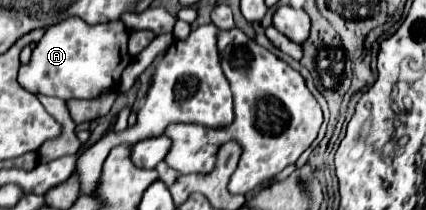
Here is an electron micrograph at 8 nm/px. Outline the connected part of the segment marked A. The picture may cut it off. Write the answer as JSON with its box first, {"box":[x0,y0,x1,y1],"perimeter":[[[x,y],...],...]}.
{"box":[18,18,132,100],"perimeter":[[[70,18],[48,28],[32,50],[30,64],[22,64],[18,82],[32,94],[46,94],[62,100],[94,100],[108,94],[112,86],[120,84],[120,76],[132,60],[126,46],[128,28],[122,20],[90,26],[84,20]]]}

